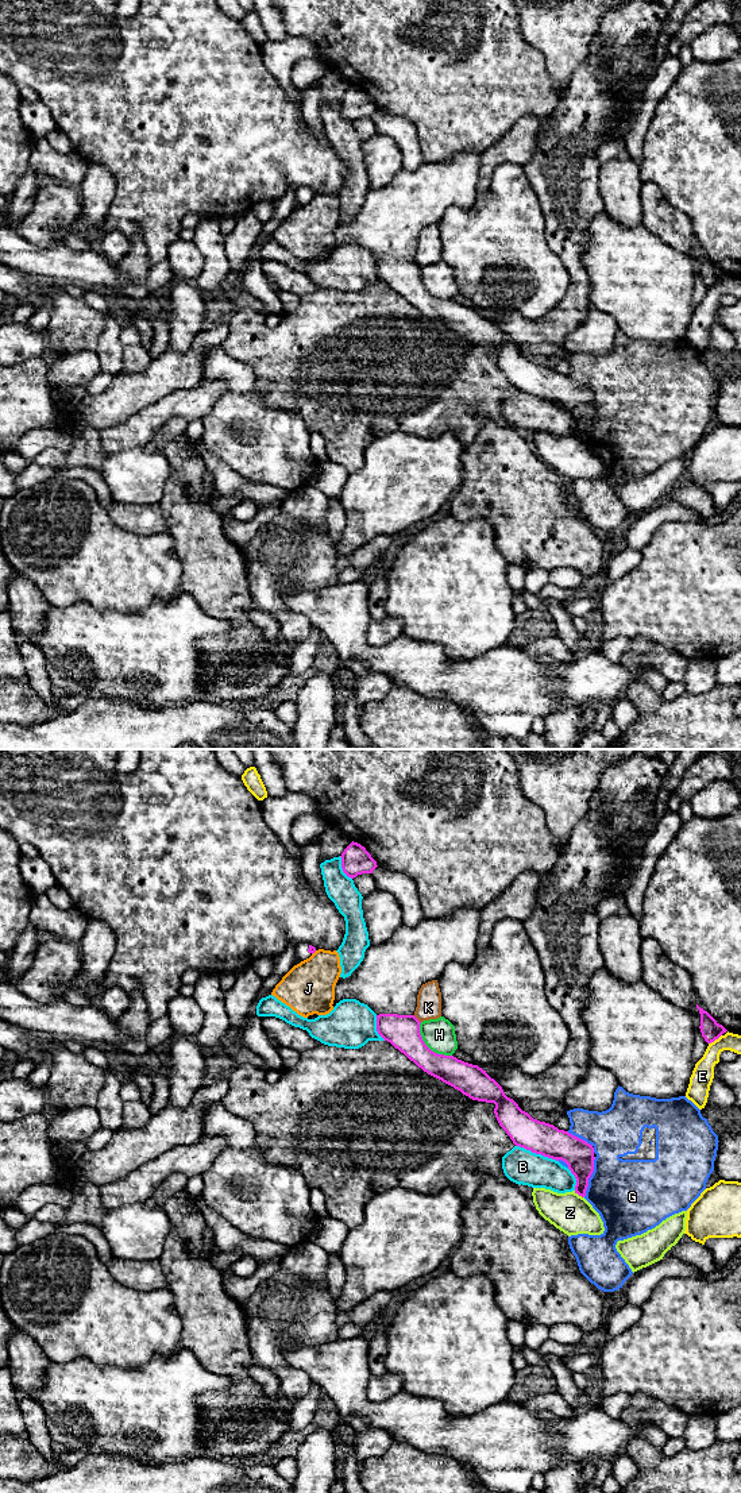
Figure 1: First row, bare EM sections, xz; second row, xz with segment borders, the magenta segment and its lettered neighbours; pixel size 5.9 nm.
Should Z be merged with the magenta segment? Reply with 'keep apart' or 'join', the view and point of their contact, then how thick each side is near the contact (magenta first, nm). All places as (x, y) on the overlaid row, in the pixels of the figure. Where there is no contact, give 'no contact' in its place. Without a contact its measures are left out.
keep apart; meets magenta in xz at (579, 1195); 180 nm thick on the magenta side, 240 nm on the other

